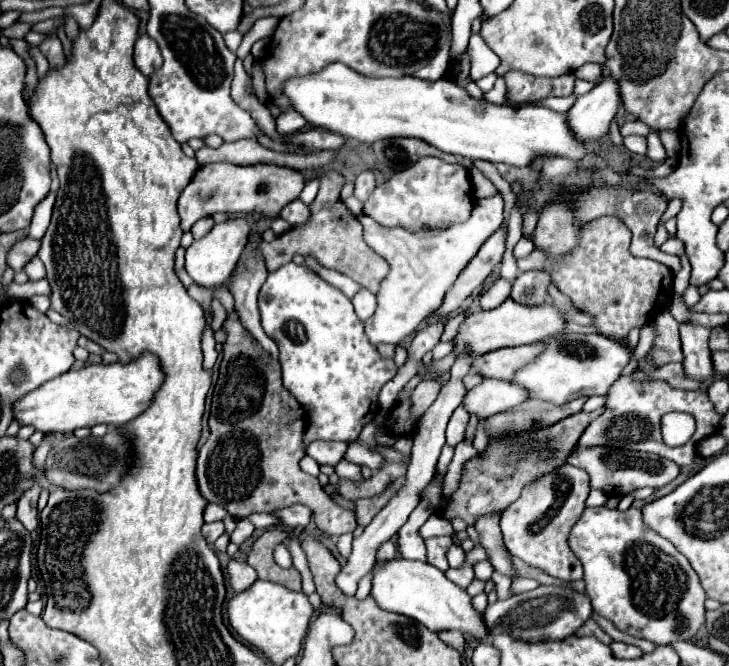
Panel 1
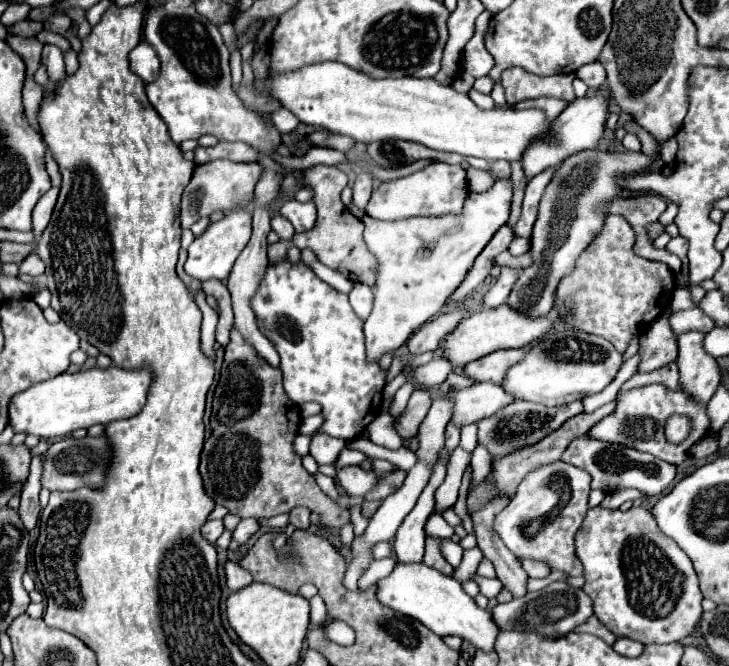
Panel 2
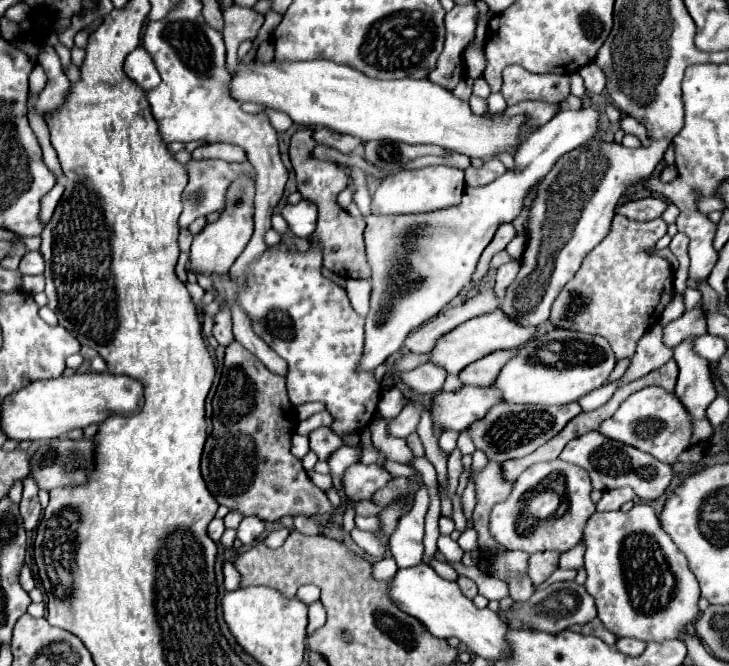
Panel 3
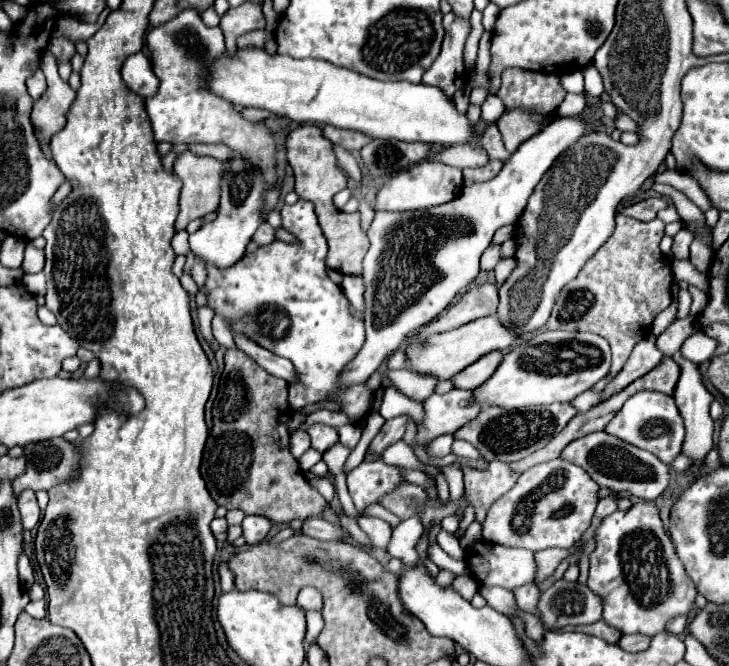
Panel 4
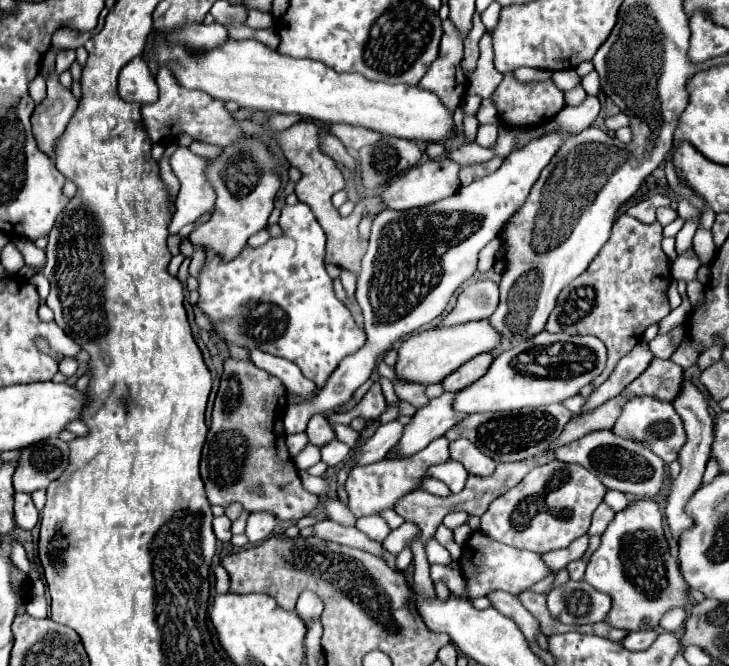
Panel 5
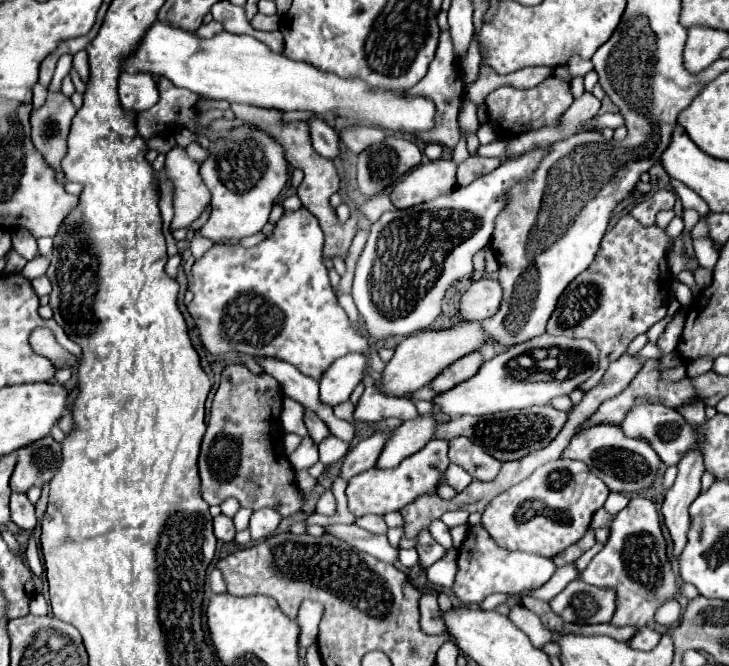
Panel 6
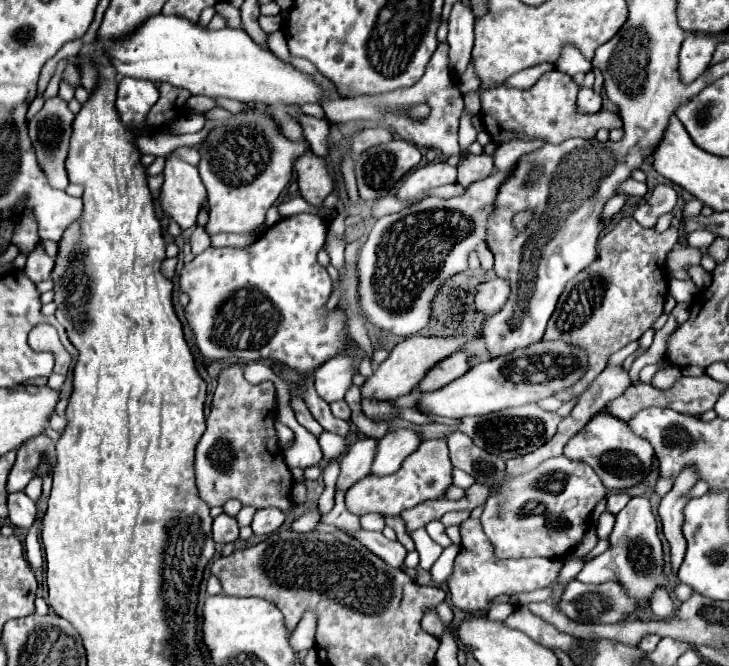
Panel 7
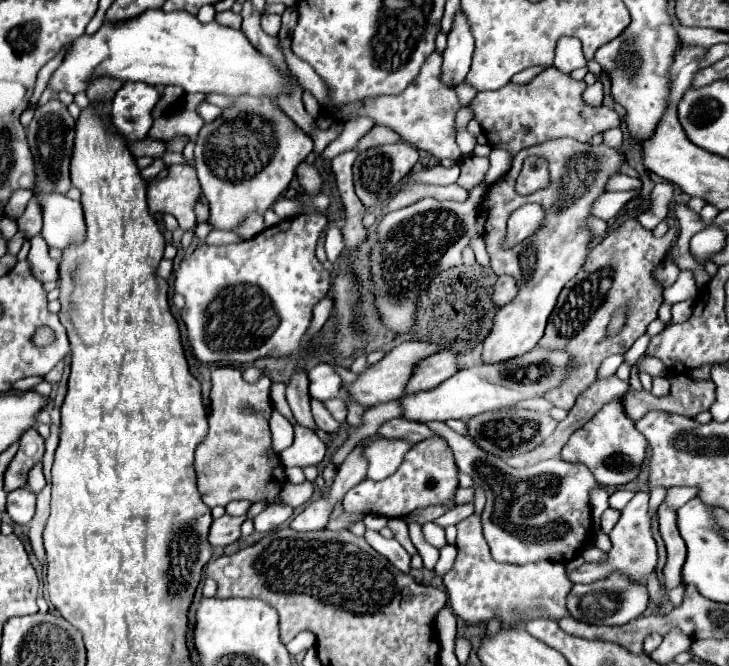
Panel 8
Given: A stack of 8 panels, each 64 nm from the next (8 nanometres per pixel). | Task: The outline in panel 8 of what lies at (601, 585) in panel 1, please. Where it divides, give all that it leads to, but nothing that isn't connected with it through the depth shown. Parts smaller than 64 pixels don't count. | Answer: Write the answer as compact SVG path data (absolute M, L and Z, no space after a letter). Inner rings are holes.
M636 492L634 494L634 498L622 508L620 520L610 532L612 548L608 550L606 558L602 562L592 562L592 564L586 562L586 564L582 564L578 570L568 574L570 582L588 584L588 582L604 580L612 572L620 572L620 574L628 576L632 582L648 584L648 578L654 574L654 570L658 566L658 546L656 546L656 540L652 536L652 518L648 514L648 498L650 496L646 492ZM644 546L646 546L646 554L644 554Z

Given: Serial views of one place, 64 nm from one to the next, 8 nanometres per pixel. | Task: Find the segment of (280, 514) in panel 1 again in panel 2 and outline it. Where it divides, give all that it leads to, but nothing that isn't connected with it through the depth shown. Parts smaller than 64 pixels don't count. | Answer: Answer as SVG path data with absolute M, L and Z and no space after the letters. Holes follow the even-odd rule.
M292 508L292 512L288 512L288 516L290 516L290 524L294 524L294 528L308 530L308 508Z

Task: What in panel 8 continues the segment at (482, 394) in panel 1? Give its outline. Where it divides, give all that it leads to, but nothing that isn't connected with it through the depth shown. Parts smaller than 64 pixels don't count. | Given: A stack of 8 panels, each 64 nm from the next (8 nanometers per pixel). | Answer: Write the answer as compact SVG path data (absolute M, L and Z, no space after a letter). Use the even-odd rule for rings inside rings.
M376 438L372 444L366 448L366 458L368 458L368 478L372 480L384 480L390 474L398 470L402 464L406 452L414 444L408 444L408 440L384 440Z

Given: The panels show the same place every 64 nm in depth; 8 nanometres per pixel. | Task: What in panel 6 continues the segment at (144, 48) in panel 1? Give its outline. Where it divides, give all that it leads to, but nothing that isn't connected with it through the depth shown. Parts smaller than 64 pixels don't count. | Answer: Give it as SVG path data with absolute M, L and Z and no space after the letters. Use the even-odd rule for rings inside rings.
M122 72L118 78L118 94L126 110L142 112L158 102L158 88L148 72Z

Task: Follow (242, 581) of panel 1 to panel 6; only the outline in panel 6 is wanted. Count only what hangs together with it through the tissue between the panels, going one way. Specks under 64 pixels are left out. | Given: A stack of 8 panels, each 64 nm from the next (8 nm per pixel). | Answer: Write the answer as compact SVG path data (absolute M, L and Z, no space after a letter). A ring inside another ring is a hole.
M214 568L210 572L210 588L214 594L224 594L226 592L226 584L224 584L224 576L218 568Z

